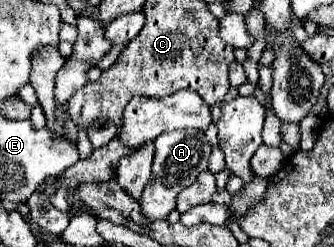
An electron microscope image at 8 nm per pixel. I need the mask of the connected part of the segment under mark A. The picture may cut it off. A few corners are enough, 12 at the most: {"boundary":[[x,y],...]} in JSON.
{"boundary":[[202,130],[154,140],[152,178],[142,192],[148,220],[166,220],[176,194],[208,170]]}

